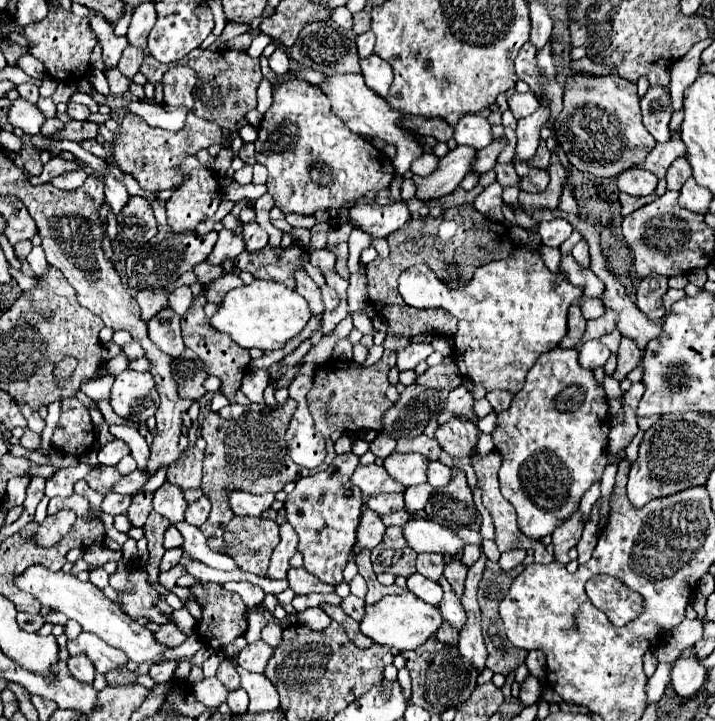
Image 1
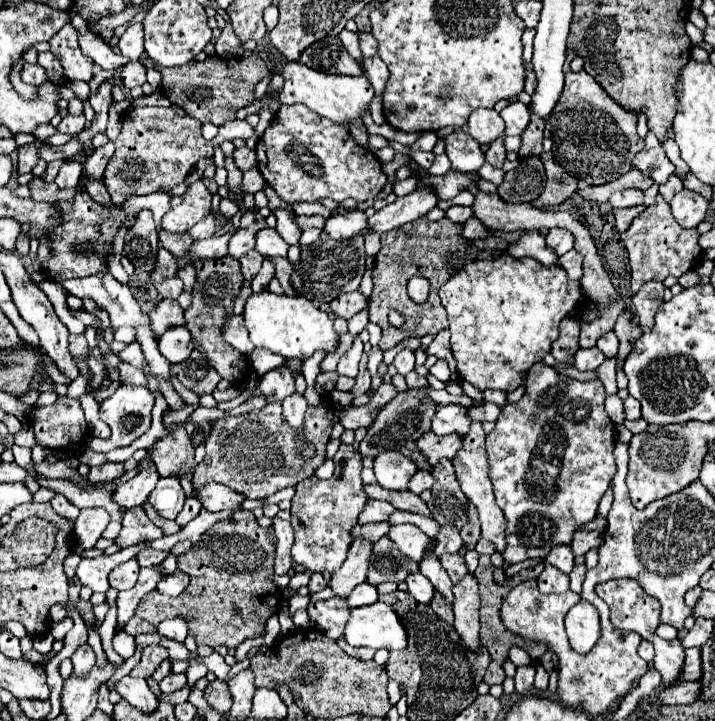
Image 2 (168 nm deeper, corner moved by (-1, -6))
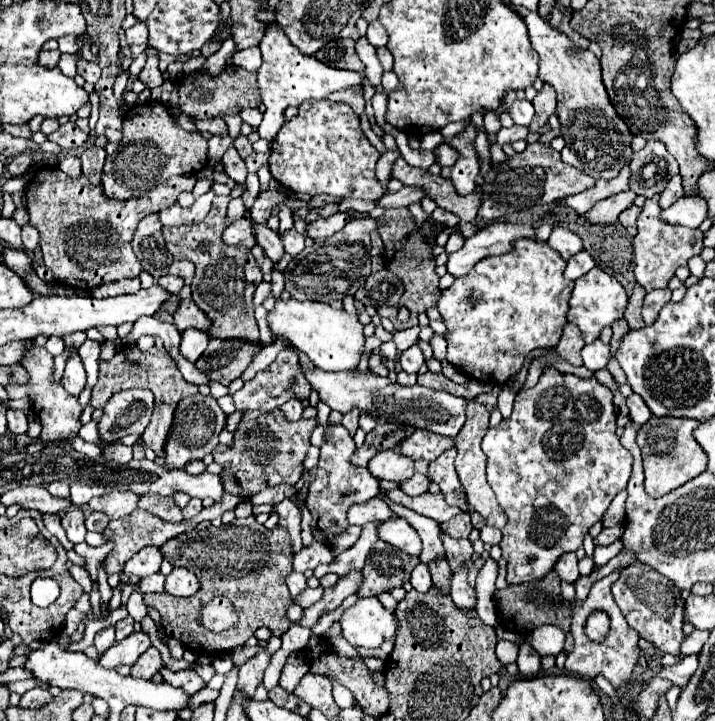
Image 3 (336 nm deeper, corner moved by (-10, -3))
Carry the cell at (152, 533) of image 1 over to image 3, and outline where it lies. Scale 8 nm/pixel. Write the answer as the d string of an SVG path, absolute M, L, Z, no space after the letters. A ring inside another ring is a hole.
M144 494L140 498L138 508L166 520L166 522L182 522L182 512L176 506L172 496L156 496L156 494Z

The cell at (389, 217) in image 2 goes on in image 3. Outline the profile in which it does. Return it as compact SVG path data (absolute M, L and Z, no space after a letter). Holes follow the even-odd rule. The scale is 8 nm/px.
M352 218L344 230L326 238L324 242L314 242L292 258L284 270L286 292L296 300L316 300L332 302L342 300L344 296L354 296L360 286L366 284L370 276L370 230L376 230L376 220L370 218ZM356 228L356 230L354 230ZM358 228L364 228L358 230Z

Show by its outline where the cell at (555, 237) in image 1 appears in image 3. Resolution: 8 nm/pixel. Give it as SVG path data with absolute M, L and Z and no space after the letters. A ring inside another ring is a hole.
M554 228L548 238L548 244L554 250L558 250L564 260L570 260L574 254L578 254L582 250L582 240L568 228Z

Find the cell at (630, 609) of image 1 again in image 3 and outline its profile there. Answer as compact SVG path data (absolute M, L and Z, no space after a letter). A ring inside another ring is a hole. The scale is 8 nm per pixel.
M632 564L624 568L618 580L612 584L612 596L622 610L628 626L634 628L640 638L652 642L660 652L680 654L680 642L684 640L684 600L680 598L680 590L672 586L666 576L660 576L648 564Z

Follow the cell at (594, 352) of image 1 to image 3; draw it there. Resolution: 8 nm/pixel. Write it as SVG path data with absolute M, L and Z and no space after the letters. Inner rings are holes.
M594 340L592 344L586 344L582 348L582 360L584 360L584 366L592 372L606 368L606 364L610 360L610 346L600 340Z

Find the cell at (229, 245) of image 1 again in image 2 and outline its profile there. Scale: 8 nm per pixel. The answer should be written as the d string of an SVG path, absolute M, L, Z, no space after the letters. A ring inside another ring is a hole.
M253 223L251 227L233 233L231 239L229 239L229 253L227 253L227 255L233 257L233 259L239 259L239 257L245 255L247 251L251 251L253 245L255 245L255 233L257 233L261 227L265 227L265 225Z

